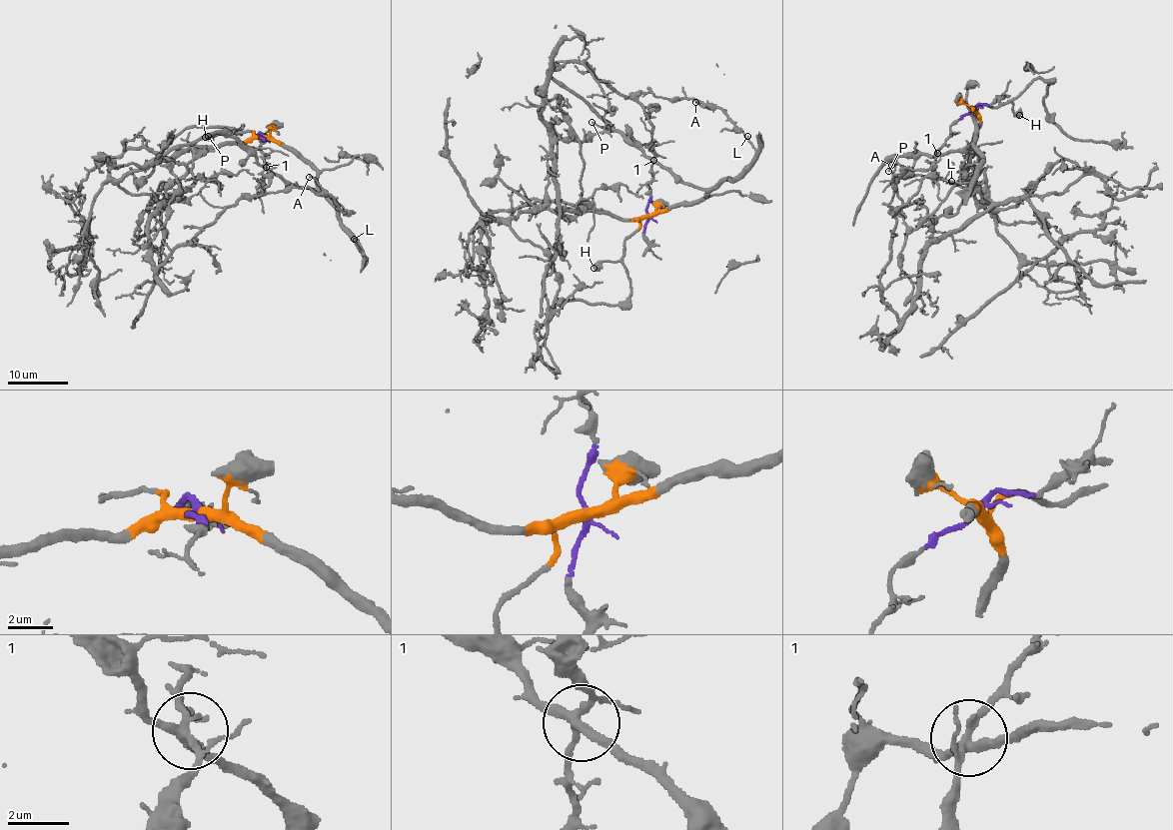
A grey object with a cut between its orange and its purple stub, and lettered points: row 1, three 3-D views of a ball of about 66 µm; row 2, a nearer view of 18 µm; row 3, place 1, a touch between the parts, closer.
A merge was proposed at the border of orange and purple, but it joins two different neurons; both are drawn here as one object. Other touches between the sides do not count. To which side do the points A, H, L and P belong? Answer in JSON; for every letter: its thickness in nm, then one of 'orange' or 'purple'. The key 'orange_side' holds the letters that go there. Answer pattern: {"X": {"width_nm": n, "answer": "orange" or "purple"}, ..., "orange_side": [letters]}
{"A": {"width_nm": 80, "answer": "purple"}, "H": {"width_nm": 650, "answer": "orange"}, "L": {"width_nm": 100, "answer": "orange"}, "P": {"width_nm": 100, "answer": "orange"}, "orange_side": ["H", "L", "P"]}

